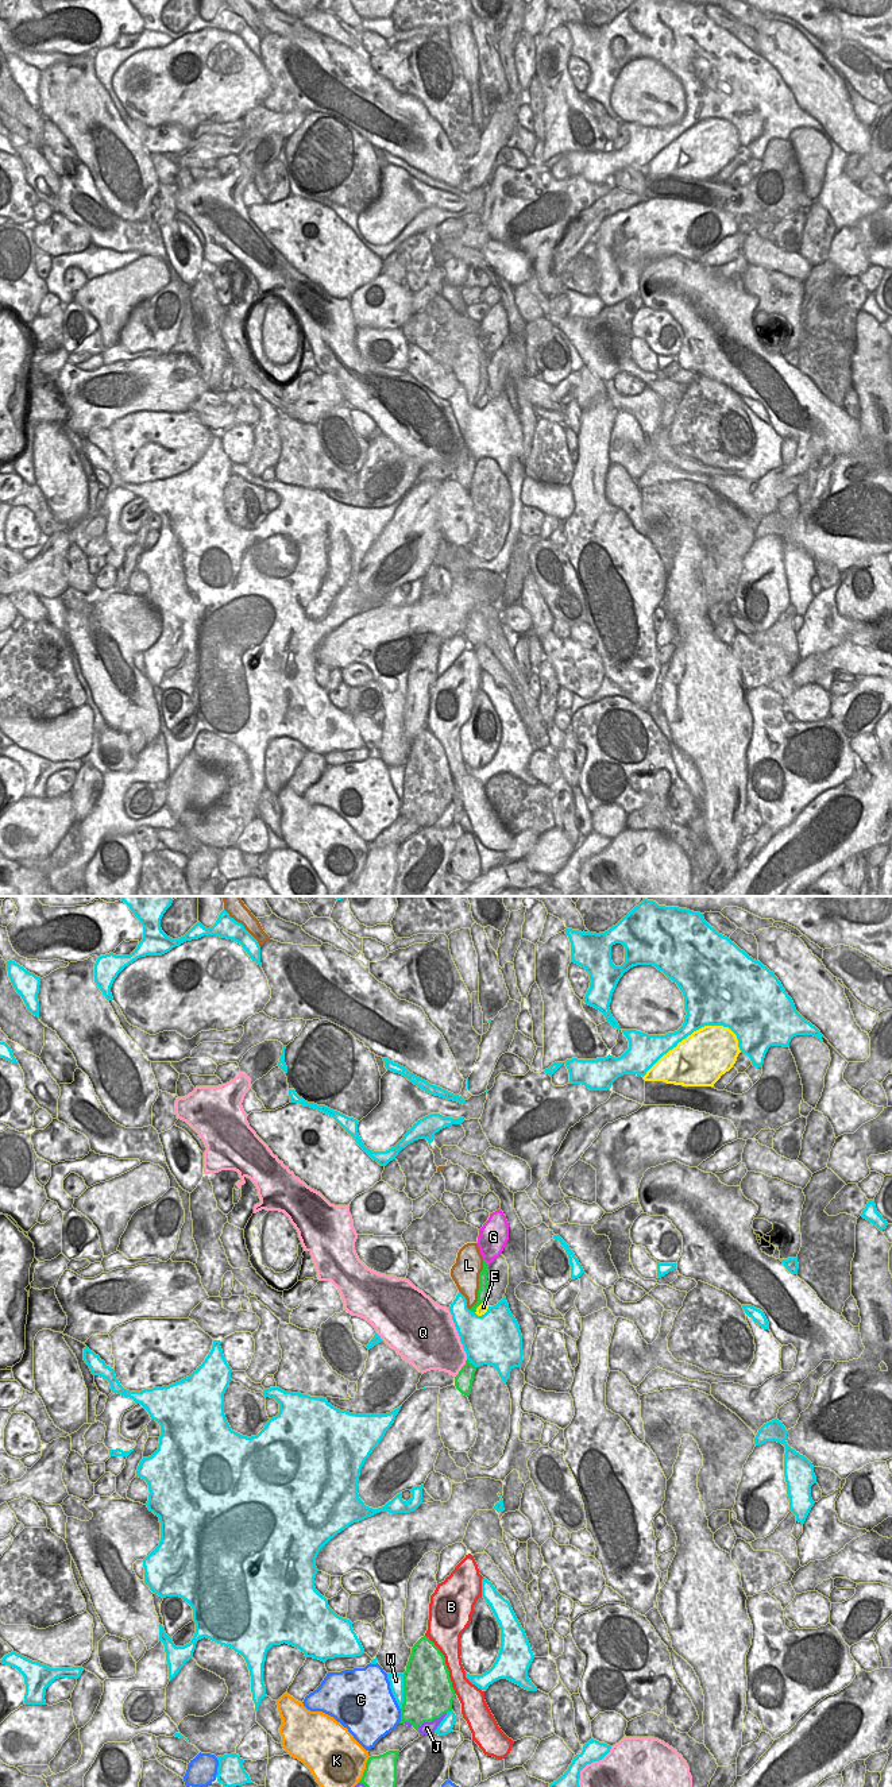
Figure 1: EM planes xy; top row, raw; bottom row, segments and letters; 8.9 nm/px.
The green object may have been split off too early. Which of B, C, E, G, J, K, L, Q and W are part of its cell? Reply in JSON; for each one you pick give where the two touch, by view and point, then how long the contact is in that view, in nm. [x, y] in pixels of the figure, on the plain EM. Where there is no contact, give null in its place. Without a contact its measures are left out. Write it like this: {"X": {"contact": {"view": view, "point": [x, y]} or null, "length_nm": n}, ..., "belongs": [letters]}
{"L": {"contact": {"view": "xy", "point": [479, 378]}, "length_nm": 460}, "belongs": ["L"]}

